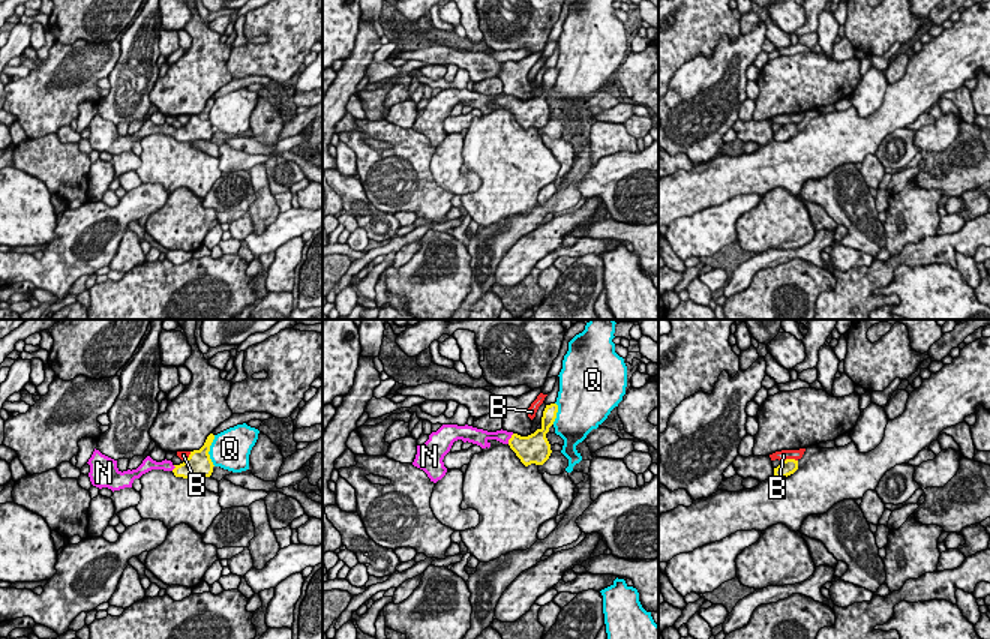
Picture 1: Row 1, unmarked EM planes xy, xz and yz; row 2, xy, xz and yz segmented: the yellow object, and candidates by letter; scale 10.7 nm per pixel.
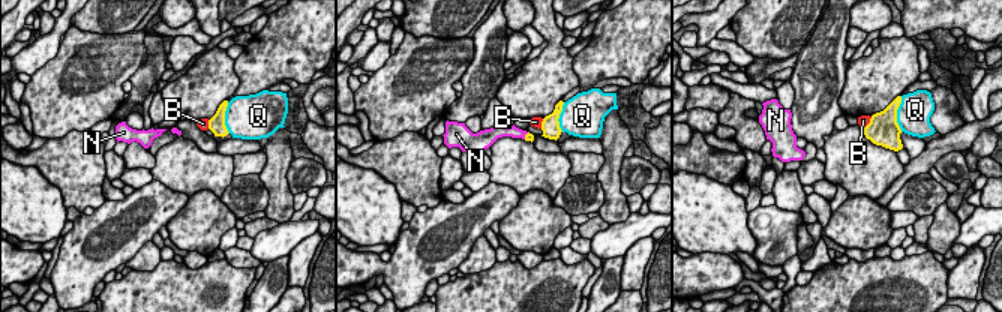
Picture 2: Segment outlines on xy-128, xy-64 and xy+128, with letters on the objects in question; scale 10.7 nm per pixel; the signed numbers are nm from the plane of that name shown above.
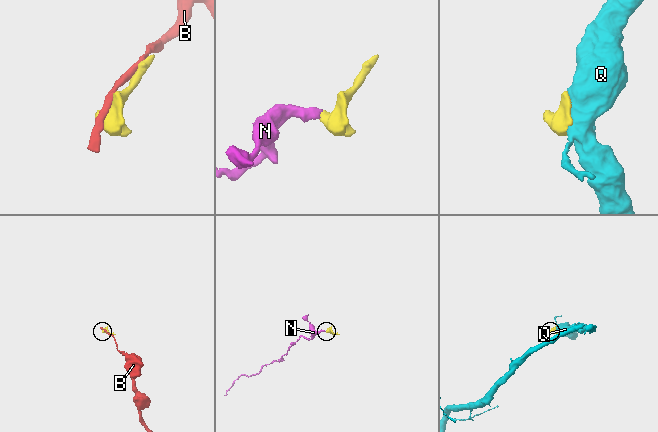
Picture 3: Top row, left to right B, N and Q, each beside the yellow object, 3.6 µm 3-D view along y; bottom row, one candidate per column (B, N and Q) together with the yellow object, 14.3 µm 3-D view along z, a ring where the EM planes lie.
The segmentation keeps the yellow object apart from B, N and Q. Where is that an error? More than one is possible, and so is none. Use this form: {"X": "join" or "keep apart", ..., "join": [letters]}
{"B": "keep apart", "N": "join", "Q": "keep apart", "join": ["N"]}

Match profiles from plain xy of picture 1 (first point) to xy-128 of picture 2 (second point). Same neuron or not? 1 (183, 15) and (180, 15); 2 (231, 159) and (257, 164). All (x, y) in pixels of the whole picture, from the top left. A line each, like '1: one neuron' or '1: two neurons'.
1: one neuron
2: one neuron

